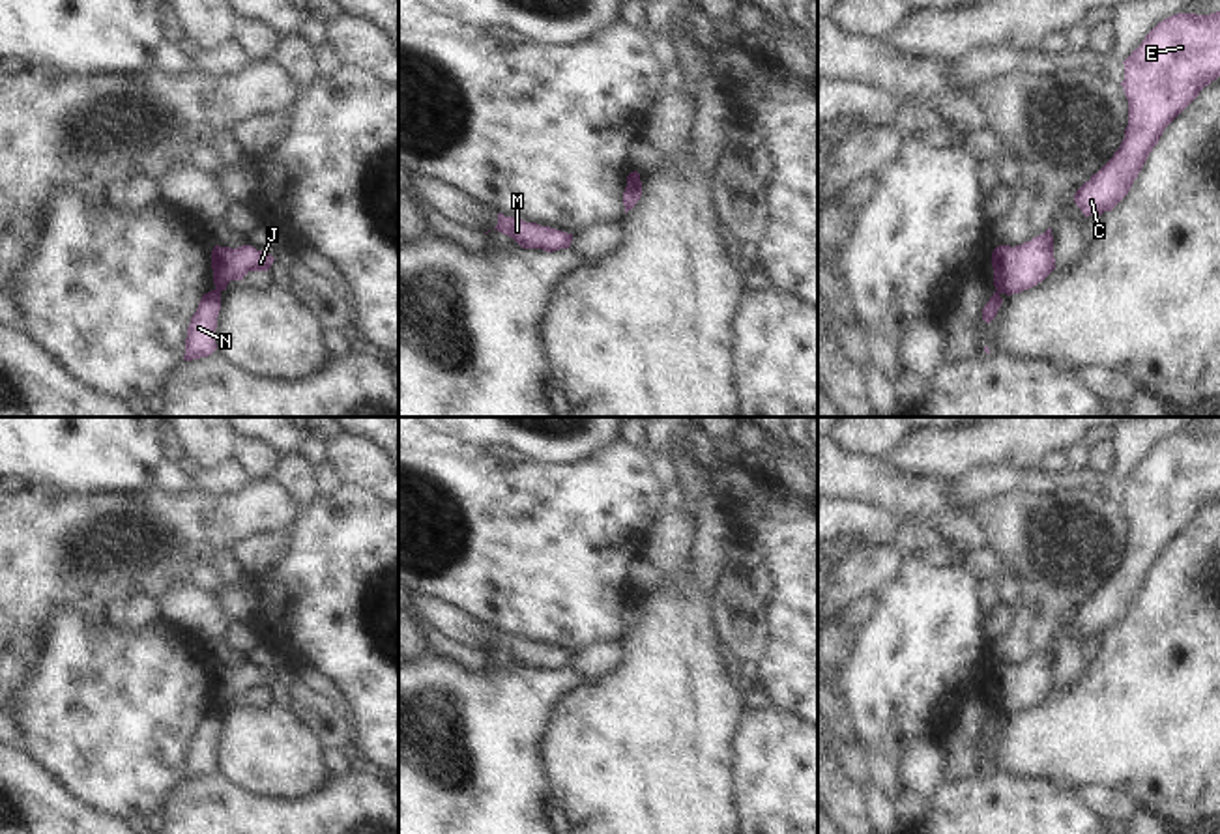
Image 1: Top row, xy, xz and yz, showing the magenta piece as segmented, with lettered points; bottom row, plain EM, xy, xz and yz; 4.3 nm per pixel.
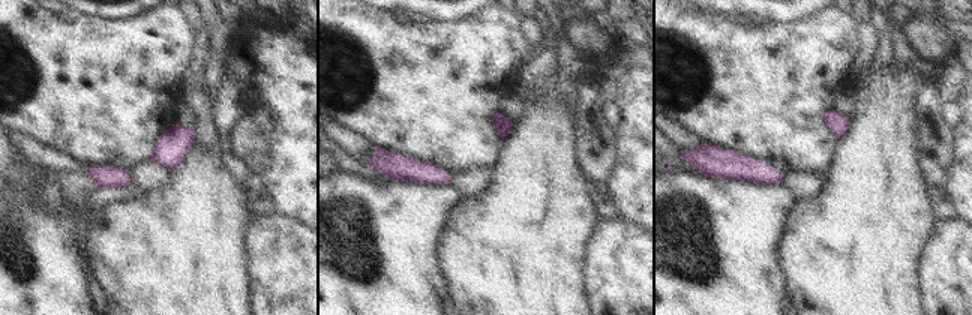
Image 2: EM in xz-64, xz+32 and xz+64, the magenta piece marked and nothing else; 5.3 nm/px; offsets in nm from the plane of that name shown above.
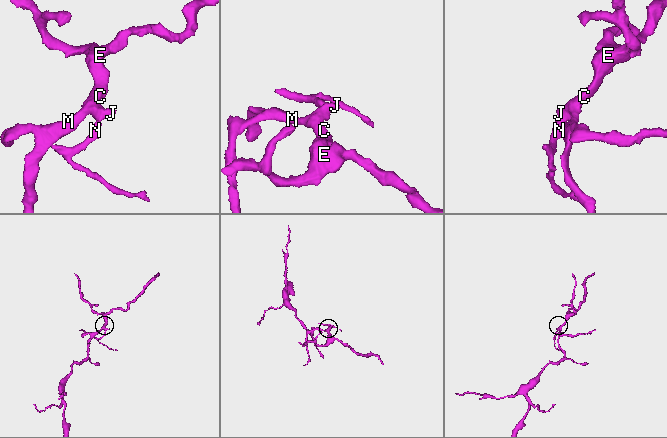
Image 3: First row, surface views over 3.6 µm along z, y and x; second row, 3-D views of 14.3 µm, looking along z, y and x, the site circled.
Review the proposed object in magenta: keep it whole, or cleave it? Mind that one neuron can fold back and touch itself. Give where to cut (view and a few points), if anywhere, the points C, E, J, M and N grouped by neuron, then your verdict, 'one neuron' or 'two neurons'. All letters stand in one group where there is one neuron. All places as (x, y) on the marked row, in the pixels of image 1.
xy (216, 288), (219, 292) | C E J M / N | two neurons

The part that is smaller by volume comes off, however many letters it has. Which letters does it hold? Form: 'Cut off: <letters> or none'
Cut off: N

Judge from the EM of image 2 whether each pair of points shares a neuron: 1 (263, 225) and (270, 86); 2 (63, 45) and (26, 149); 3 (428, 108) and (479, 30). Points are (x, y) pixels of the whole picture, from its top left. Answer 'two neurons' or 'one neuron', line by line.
1: two neurons
2: two neurons
3: one neuron

